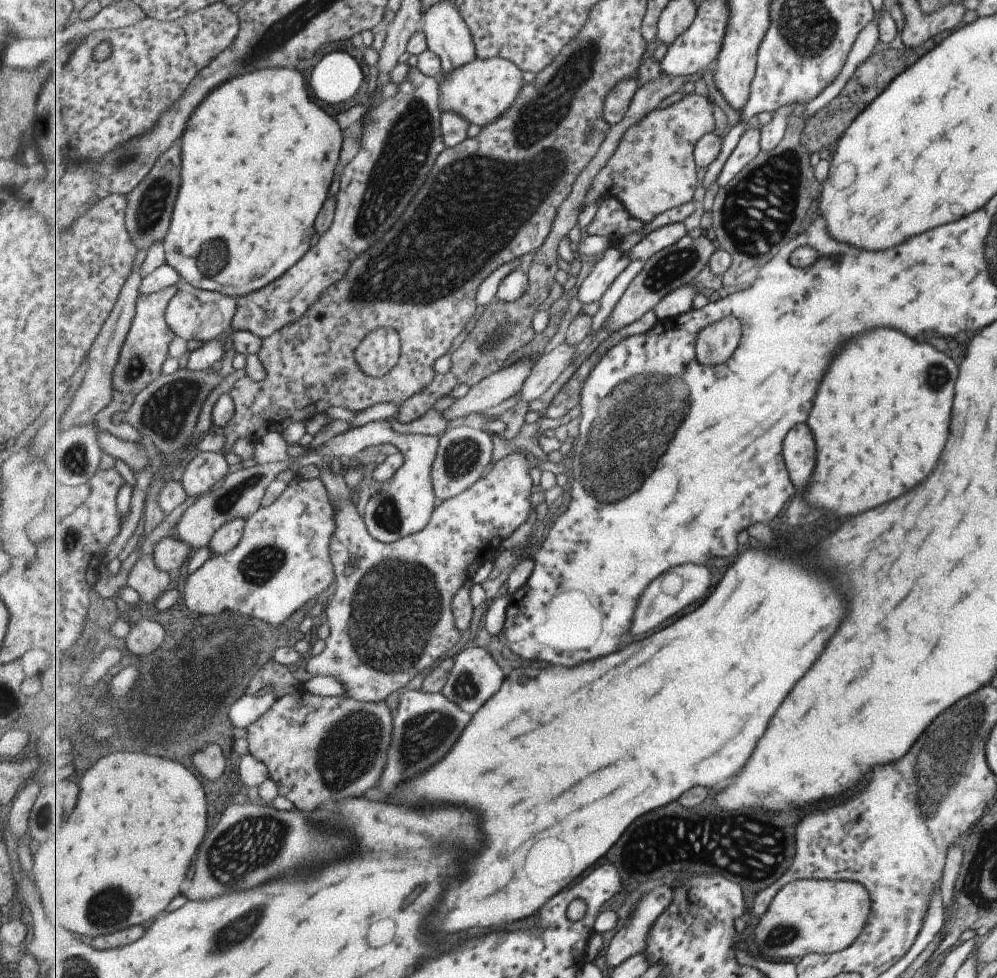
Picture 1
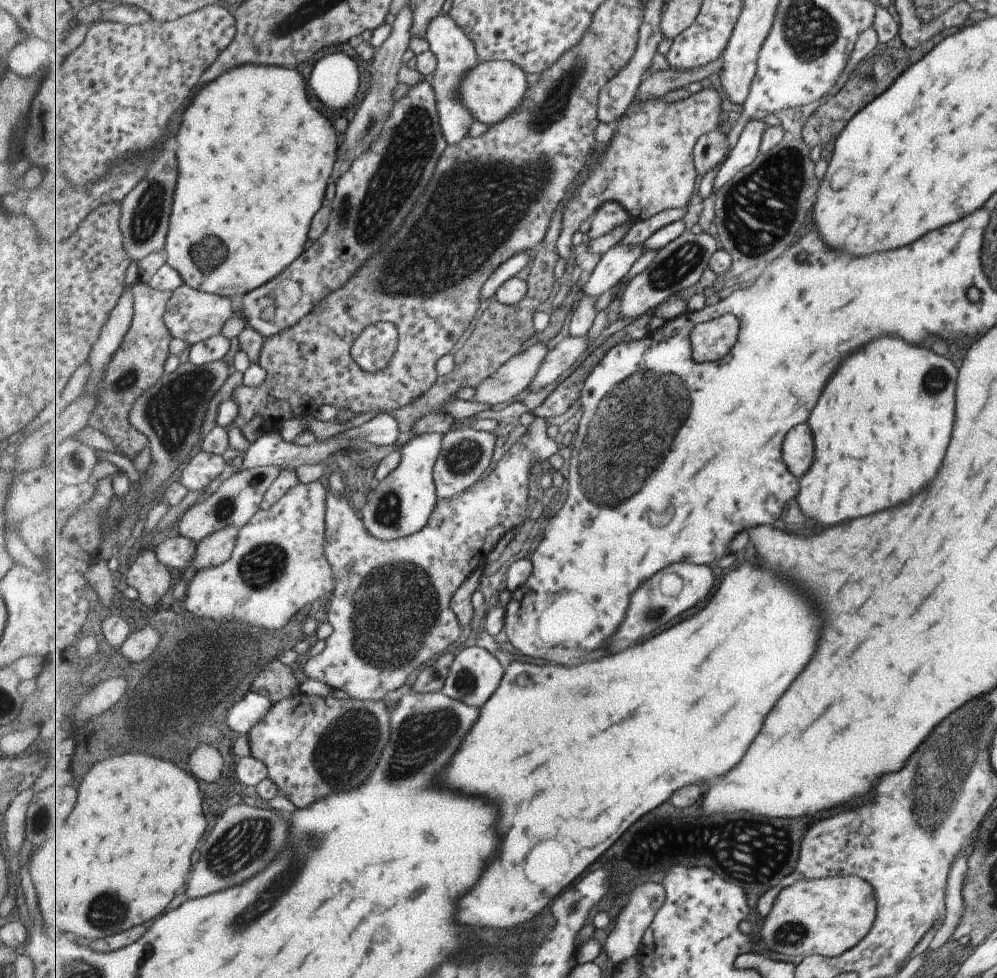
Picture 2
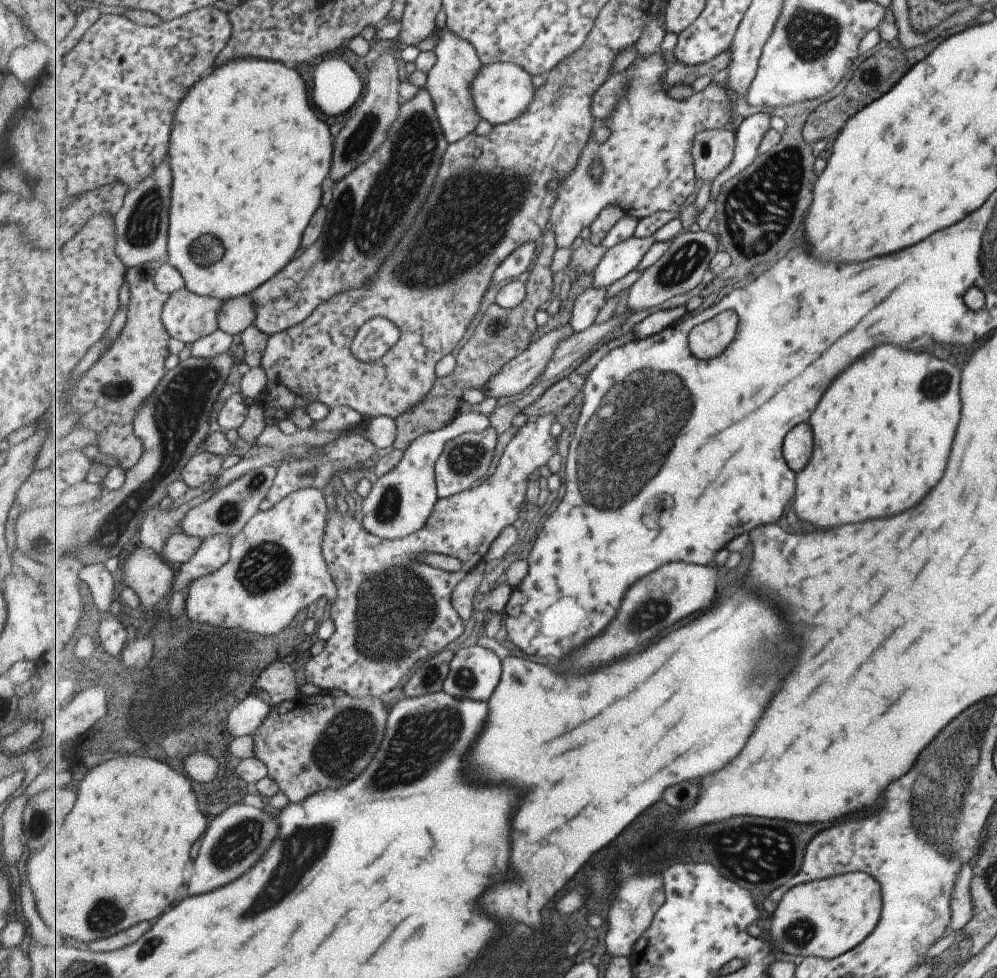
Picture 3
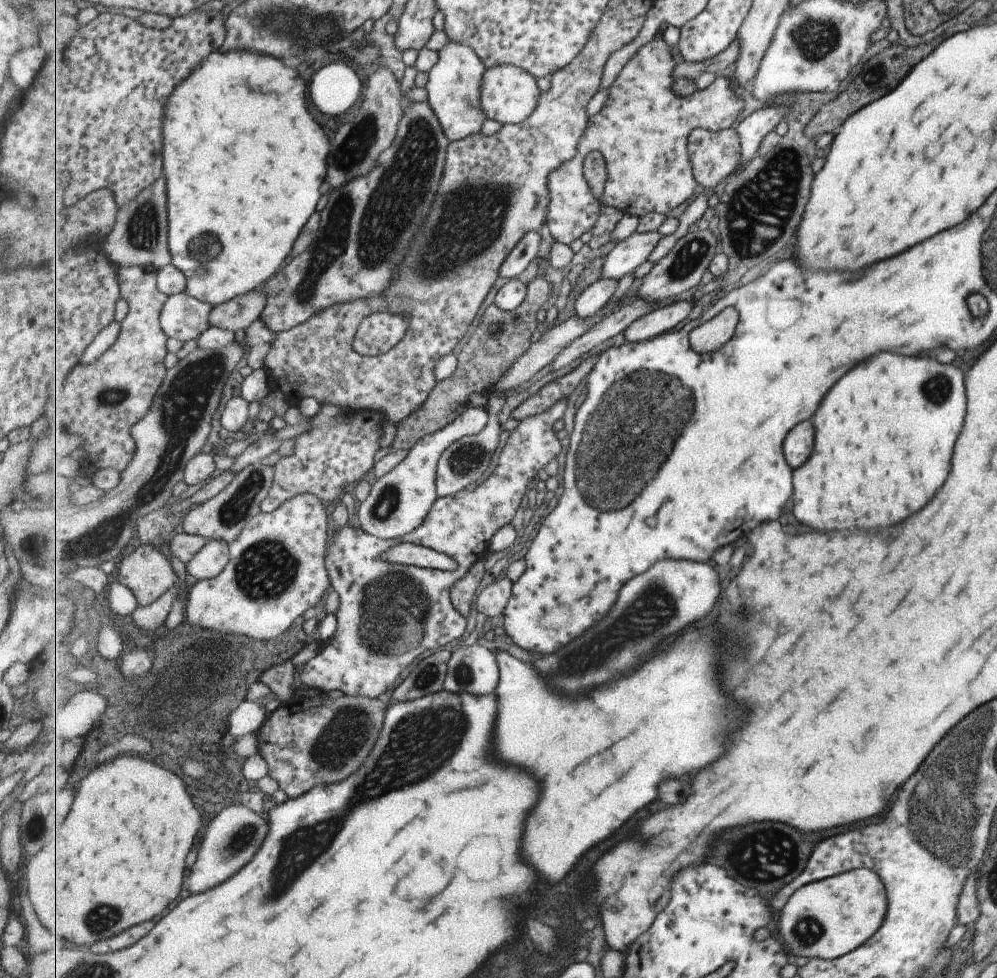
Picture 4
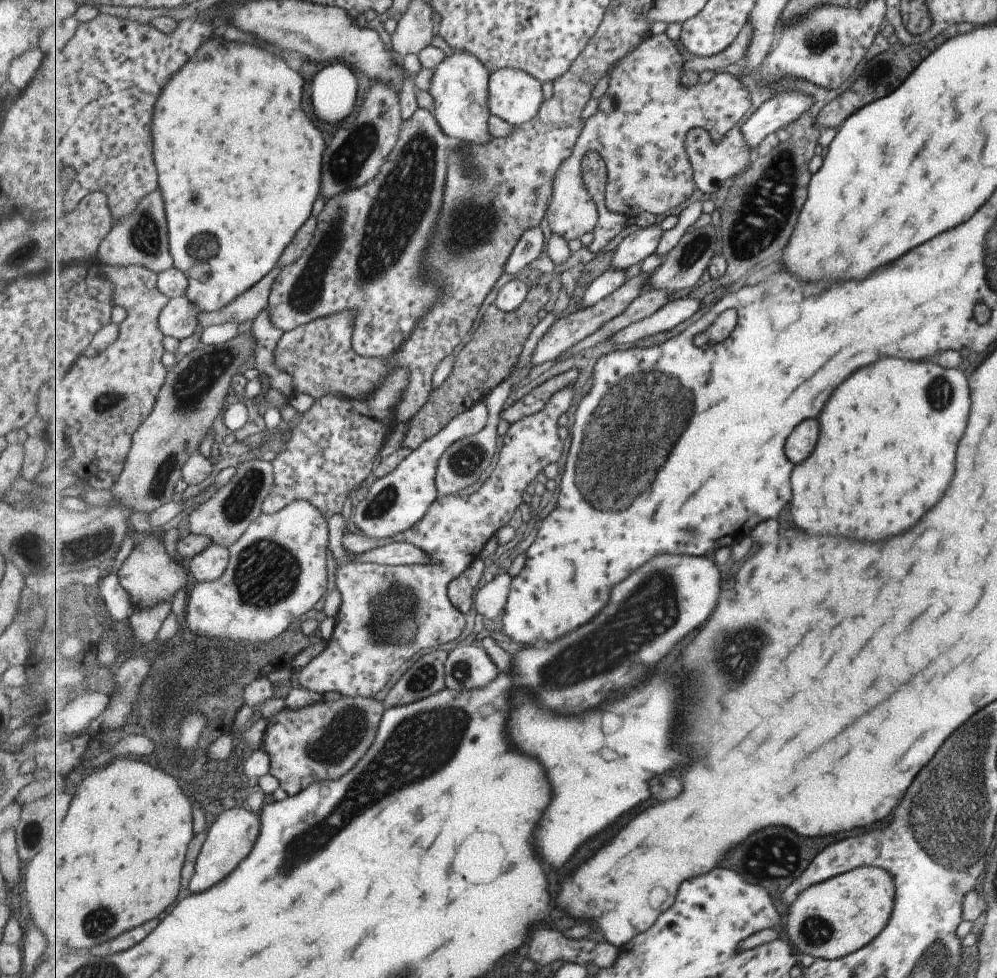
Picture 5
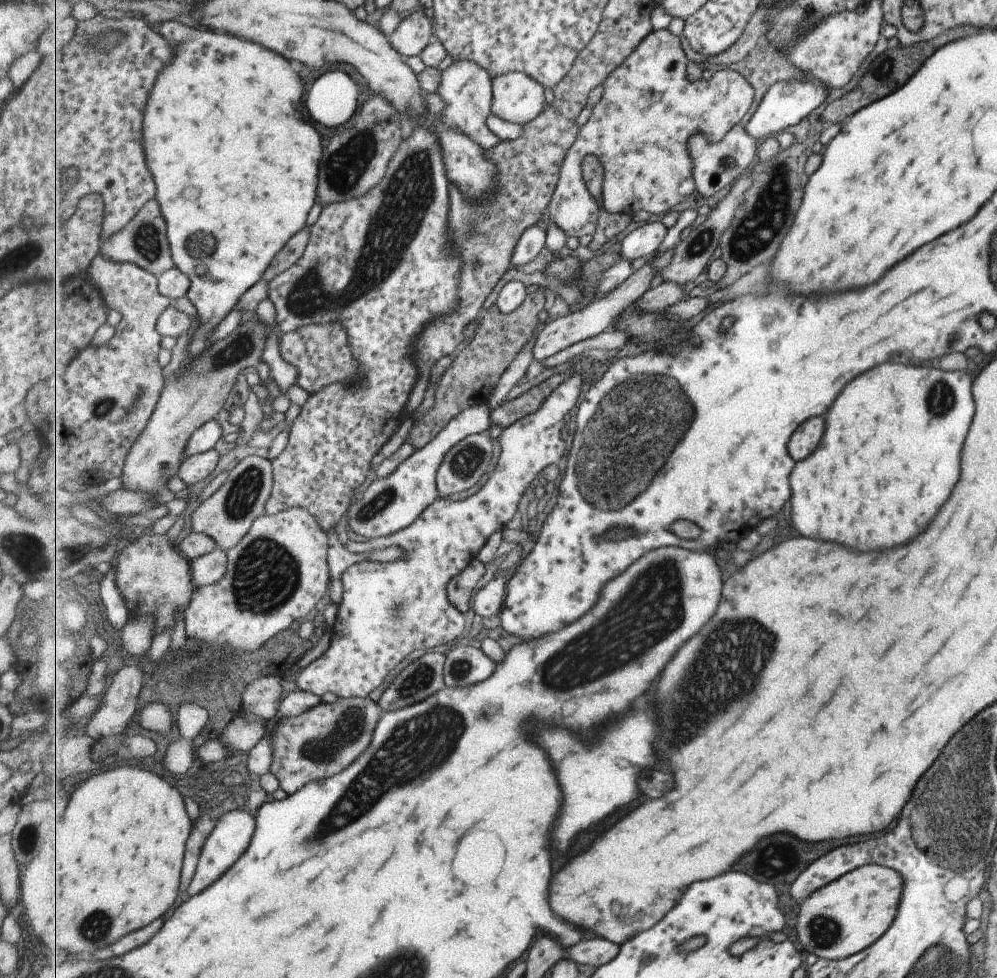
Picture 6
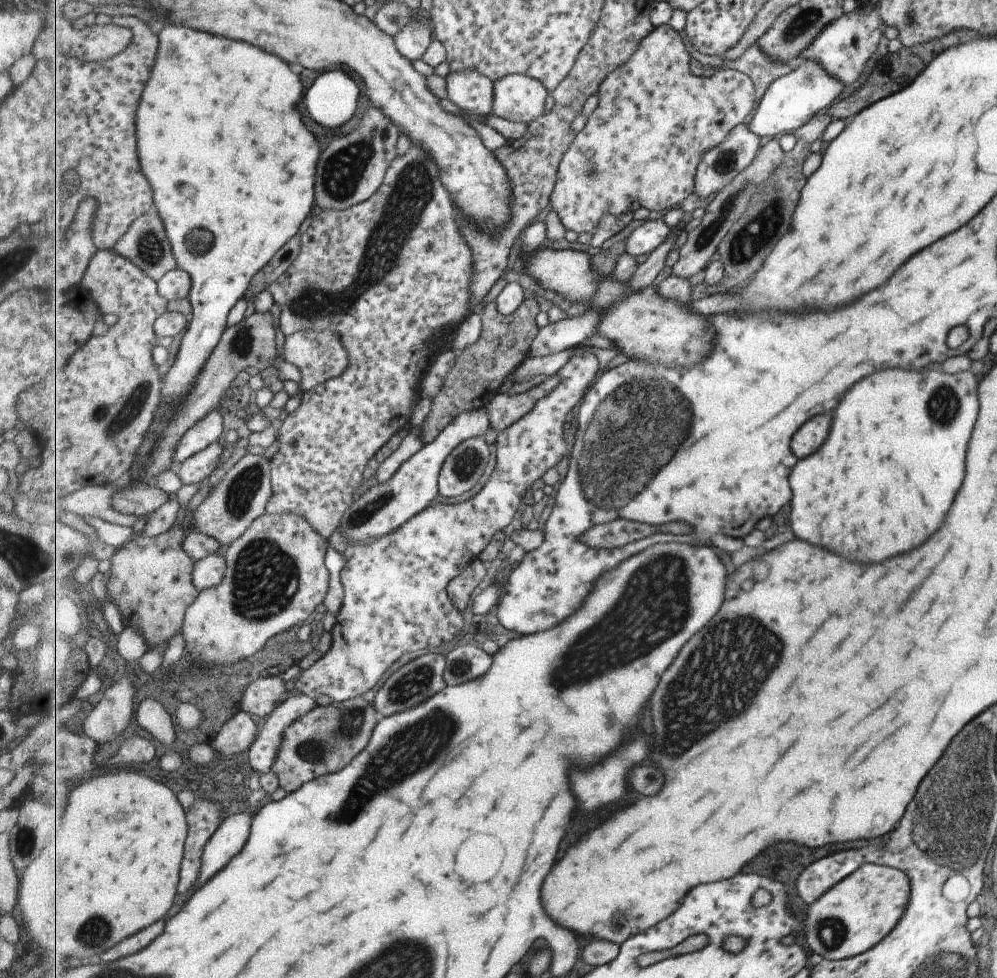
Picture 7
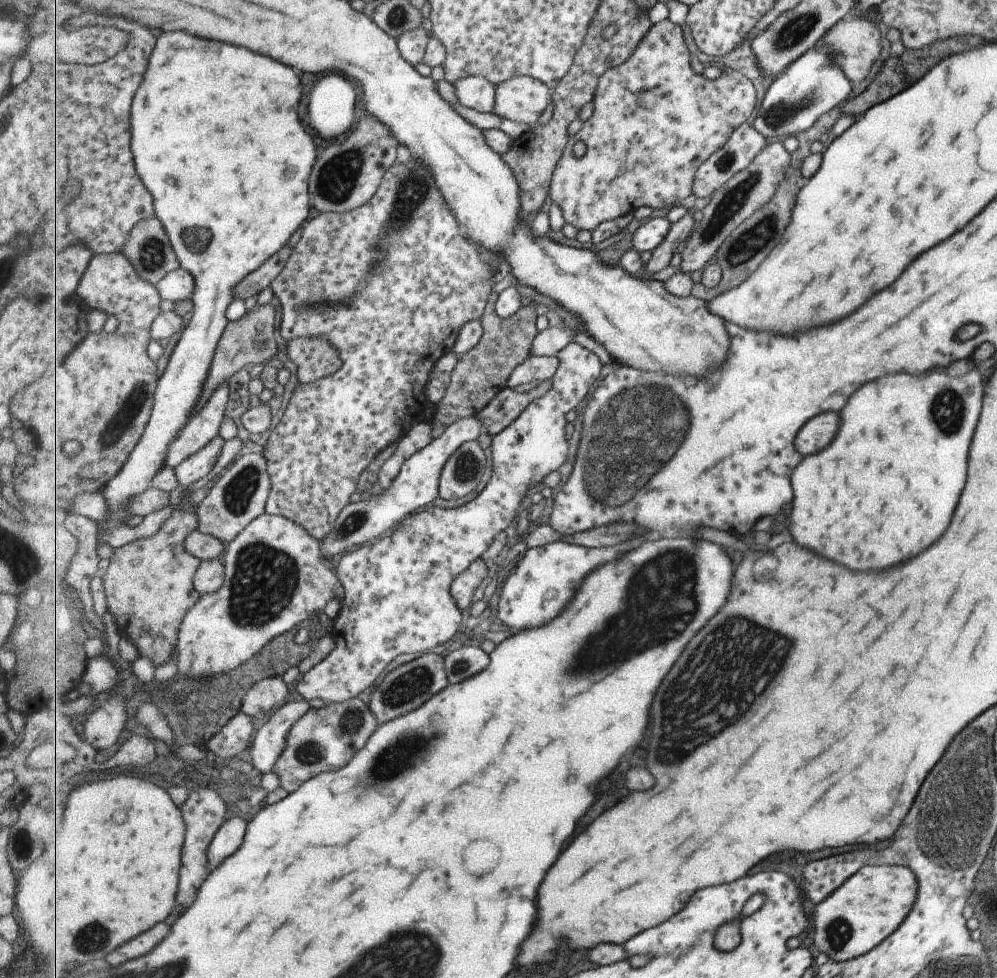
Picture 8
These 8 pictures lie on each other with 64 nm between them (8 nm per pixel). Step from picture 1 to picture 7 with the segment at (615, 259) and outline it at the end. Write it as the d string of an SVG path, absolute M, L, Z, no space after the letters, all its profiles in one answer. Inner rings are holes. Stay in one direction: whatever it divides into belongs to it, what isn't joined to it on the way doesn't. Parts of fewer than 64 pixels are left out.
M645 220L643 226L639 226L627 241L627 252L631 256L643 256L651 254L656 248L659 248L669 237L671 228L665 220Z

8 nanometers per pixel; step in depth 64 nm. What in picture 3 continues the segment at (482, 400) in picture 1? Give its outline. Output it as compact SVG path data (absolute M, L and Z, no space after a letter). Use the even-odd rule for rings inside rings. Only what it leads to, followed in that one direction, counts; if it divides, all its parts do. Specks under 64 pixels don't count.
M569 324L539 338L527 351L507 363L495 376L491 376L491 380L482 389L485 395L499 400L509 396L515 398L517 394L525 392L545 371L562 341L574 334Z

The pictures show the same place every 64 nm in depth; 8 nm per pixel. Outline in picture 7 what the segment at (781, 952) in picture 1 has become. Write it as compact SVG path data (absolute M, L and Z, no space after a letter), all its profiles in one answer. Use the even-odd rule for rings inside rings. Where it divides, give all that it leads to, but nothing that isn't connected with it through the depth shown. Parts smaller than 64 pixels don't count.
M864 863L825 894L806 913L803 933L813 953L827 960L845 960L864 953L881 942L899 922L909 902L909 878L897 870L876 863Z

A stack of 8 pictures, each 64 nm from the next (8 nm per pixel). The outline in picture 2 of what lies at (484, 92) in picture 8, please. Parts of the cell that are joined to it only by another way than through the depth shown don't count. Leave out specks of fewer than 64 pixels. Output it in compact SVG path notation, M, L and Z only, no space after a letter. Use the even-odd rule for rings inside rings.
M449 13L439 14L437 18L433 18L433 22L429 22L426 39L431 44L431 51L438 56L437 70L429 79L433 90L437 91L437 106L442 130L448 144L454 145L467 137L471 124L476 120L473 112L465 106L465 102L461 102L461 82L465 82L465 76L469 74L469 70L473 70L481 60L476 43L469 38L467 31L463 30Z

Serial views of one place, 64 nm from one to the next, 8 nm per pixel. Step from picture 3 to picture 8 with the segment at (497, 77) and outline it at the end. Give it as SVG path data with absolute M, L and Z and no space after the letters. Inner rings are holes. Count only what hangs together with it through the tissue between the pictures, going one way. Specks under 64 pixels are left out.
M516 76L496 86L495 114L530 126L537 123L549 104L554 103L553 89L530 76Z

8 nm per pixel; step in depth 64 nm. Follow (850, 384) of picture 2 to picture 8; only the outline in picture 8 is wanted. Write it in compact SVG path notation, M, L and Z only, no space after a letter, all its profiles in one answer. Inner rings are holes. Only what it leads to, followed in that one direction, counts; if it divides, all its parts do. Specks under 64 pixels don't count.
M971 370L963 376L951 378L945 372L927 372L917 376L909 374L887 374L877 378L877 382L865 382L853 398L839 410L839 426L833 436L833 440L827 444L825 450L805 458L801 466L797 466L797 474L793 474L793 490L795 490L795 506L793 506L791 518L791 532L795 536L795 542L801 546L807 546L815 550L817 554L835 560L837 564L843 564L851 570L871 570L871 568L887 568L891 564L903 562L921 550L925 550L933 540L941 536L941 532L947 528L951 512L955 508L957 496L965 482L965 462L967 462L967 446L971 440L971 432L975 428L977 416L981 408L981 378L977 370Z

